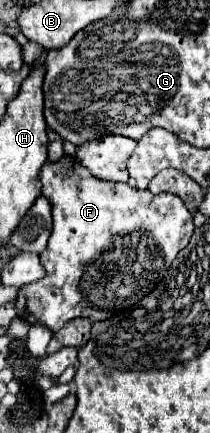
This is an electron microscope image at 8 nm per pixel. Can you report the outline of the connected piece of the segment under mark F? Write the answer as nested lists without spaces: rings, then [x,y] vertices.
[[[72,157],[46,163],[40,171],[40,179],[44,185],[42,195],[52,203],[54,229],[46,251],[40,255],[46,277],[24,285],[18,293],[16,311],[28,325],[40,323],[56,333],[70,319],[88,317],[90,321],[102,321],[132,307],[160,283],[174,257],[188,245],[194,233],[192,213],[184,207],[180,197],[172,193],[152,195],[148,189],[140,191],[128,183],[100,181]]]

